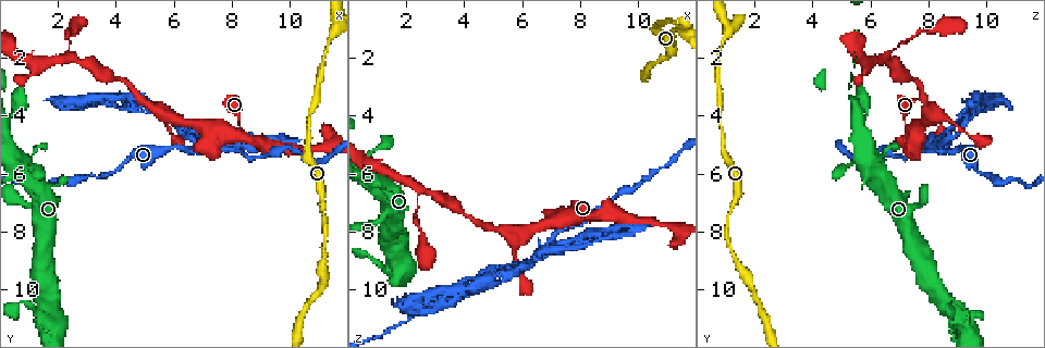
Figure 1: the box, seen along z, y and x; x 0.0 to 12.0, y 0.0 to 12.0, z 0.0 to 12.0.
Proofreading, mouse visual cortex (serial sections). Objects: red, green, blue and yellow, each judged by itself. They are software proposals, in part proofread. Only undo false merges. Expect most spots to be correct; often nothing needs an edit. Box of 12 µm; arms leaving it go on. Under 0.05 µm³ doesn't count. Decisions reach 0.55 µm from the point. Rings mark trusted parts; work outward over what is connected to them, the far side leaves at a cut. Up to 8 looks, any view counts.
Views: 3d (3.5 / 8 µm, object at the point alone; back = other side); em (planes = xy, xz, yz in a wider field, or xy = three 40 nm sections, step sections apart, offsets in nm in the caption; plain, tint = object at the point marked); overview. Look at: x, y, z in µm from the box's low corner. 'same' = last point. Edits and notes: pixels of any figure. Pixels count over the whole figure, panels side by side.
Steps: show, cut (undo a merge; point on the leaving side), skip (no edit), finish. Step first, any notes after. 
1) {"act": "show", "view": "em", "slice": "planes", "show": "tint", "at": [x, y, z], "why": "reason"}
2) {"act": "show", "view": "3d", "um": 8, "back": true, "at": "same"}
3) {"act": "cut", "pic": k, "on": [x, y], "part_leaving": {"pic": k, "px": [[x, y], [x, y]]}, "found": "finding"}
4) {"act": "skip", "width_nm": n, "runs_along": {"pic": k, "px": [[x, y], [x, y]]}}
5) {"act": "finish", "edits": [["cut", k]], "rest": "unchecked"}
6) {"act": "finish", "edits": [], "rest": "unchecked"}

{"act": "show", "view": "3d", "um": 3.5, "at": [1.1, 5.7, 6.4], "why": "thin arm on a thick one"}

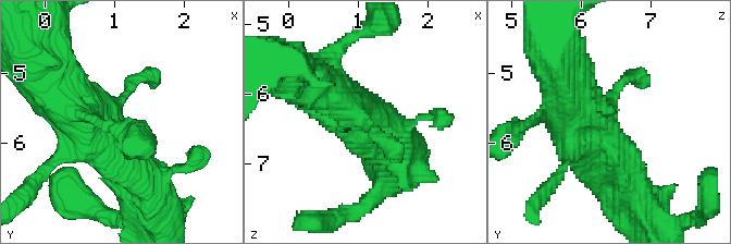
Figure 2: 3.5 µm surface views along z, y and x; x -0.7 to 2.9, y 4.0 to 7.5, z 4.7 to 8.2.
{"act": "show", "view": "em", "slice": "xy", "step": 1, "show": "tint", "at": [1.05, 5.70, 6.35]}

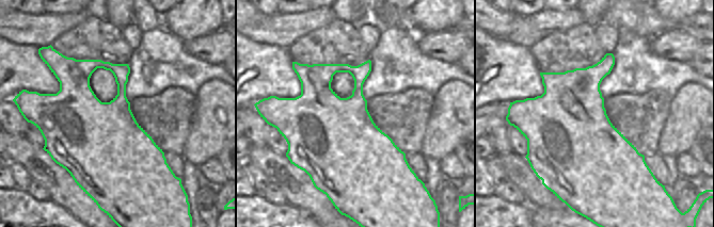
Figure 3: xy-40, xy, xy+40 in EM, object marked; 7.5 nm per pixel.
{"act": "skip", "width_nm": 600, "runs_along": {"pic": 2, "px": [[616, 178], [596, 144], [616, 87], [637, 77]]}, "found": "continuous, no second cell"}

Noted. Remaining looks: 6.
{"act": "show", "view": "3d", "um": 3.5, "at": [2.6, 1.9, 6.5], "why": "small branch off a trunk"}

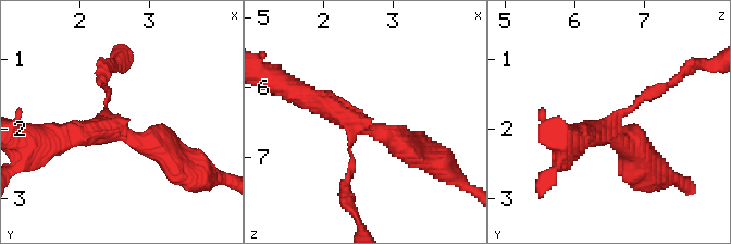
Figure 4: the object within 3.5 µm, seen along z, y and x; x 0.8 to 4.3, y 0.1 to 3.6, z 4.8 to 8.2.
{"act": "show", "view": "em", "slice": "planes", "show": "tint", "at": [2.50, 1.95, 6.55], "arms": 3, "arm_widths_nm": [100, 300, 400]}

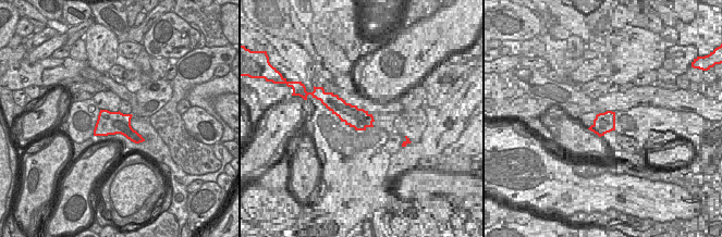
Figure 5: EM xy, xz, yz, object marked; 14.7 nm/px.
{"act": "skip", "runs_along": {"pic": 4, "px": [[417, 155], [296, 90]]}, "found": "continuous, no second cell"}

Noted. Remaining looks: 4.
{"act": "show", "view": "3d", "um": 3.5, "at": [2.3, 6.3, 10.7], "why": "abrupt turn"}

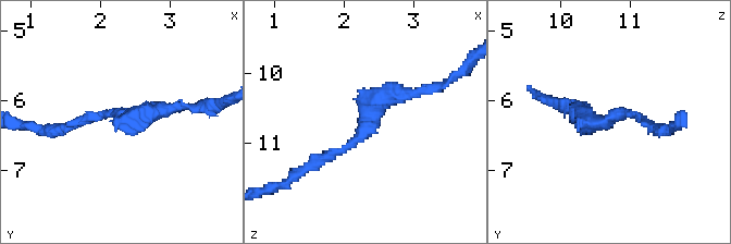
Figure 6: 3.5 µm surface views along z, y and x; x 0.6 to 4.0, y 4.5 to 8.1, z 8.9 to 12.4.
{"act": "show", "view": "em", "slice": "xy", "step": 5, "show": "tint", "at": [2.35, 6.25, 10.70]}

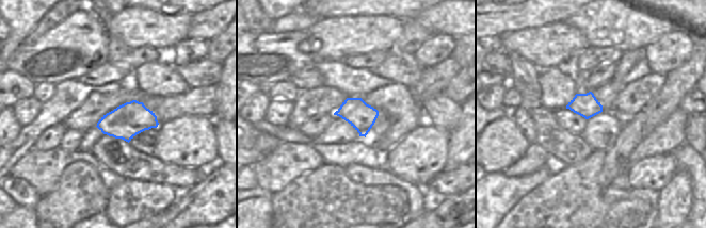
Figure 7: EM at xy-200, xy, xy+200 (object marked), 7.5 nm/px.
{"act": "show", "view": "em", "slice": "xy", "step": 3, "show": "tint", "at": "same"}

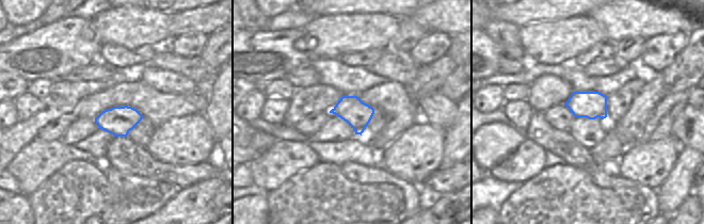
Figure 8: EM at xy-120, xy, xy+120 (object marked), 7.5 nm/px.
{"act": "skip", "width_nm": 200, "runs_along": {"pic": 6, "px": [[420, 90], [381, 96], [350, 147], [317, 163]]}, "found": "all the same cell"}

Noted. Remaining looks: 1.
{"act": "finish", "edits": [], "rest": "unchecked"}

